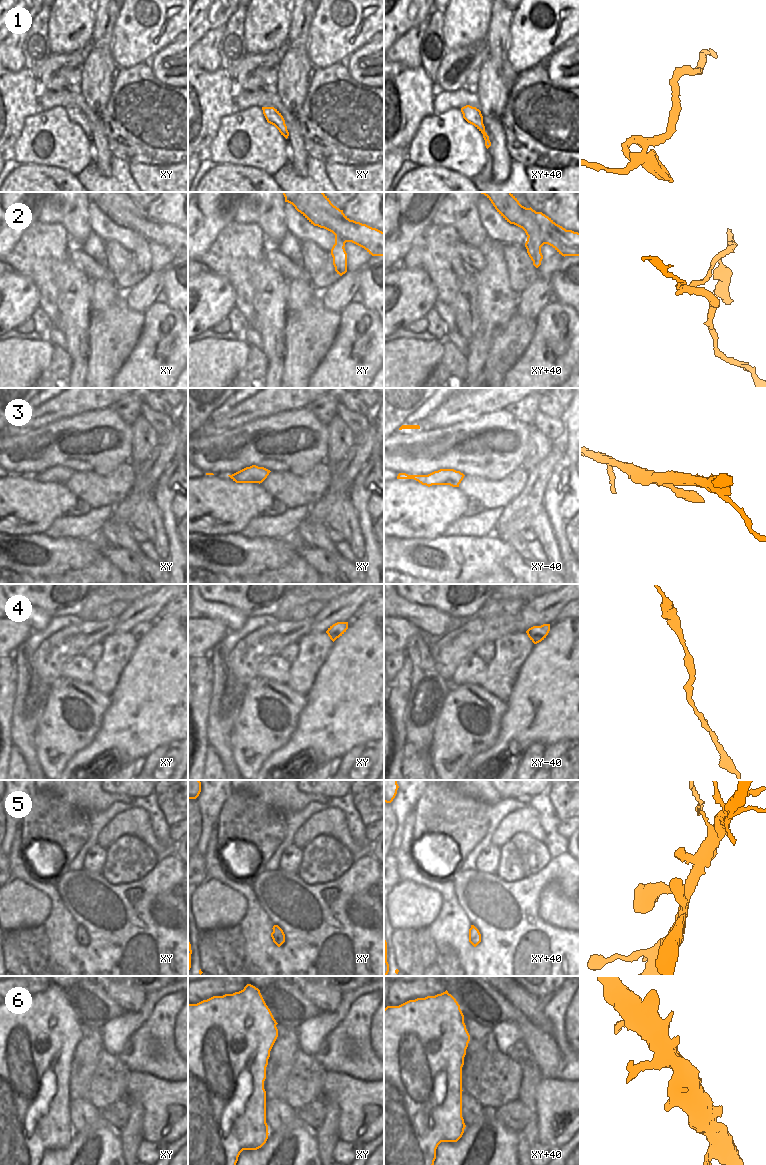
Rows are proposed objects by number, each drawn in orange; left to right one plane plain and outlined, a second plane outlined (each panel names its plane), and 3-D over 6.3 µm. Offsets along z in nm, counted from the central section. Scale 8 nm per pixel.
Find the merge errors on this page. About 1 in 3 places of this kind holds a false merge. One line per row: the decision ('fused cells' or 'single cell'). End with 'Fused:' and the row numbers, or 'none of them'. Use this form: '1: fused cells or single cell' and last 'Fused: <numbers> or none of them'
1: single cell
2: fused cells
3: single cell
4: single cell
5: single cell
6: single cell
Fused: 2

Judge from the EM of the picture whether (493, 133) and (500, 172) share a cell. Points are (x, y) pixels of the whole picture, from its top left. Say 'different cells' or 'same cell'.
same cell

